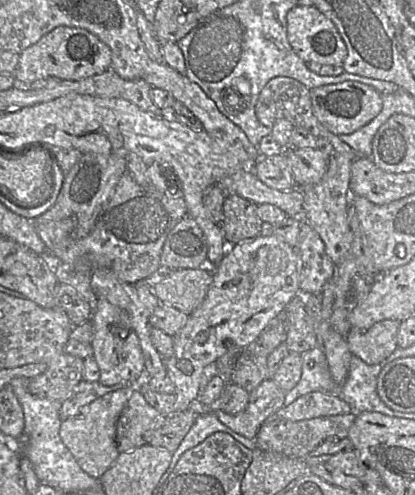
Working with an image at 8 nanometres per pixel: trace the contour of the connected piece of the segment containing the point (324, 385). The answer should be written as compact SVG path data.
M321 345L309 350L302 356L302 374L297 385L286 392L284 406L294 402L312 391L322 391L325 393L337 393L338 388L334 388L331 383L331 374L329 371L327 358Z

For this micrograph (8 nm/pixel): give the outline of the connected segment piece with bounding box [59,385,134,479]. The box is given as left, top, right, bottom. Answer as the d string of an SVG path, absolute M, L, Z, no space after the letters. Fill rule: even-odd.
M127 385L109 392L81 407L74 416L61 421L59 435L62 442L79 467L91 477L99 479L120 454L115 440L116 425L133 389L134 386Z

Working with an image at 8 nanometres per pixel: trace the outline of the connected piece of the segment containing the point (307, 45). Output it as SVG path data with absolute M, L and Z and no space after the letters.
M296 5L287 13L287 39L295 53L305 63L316 62L323 65L342 66L347 54L347 46L335 24L314 5Z

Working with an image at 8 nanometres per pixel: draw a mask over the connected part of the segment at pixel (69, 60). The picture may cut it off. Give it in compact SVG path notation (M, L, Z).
M58 26L19 54L19 62L13 76L26 85L53 77L77 81L105 72L111 68L111 61L110 48L88 30Z

